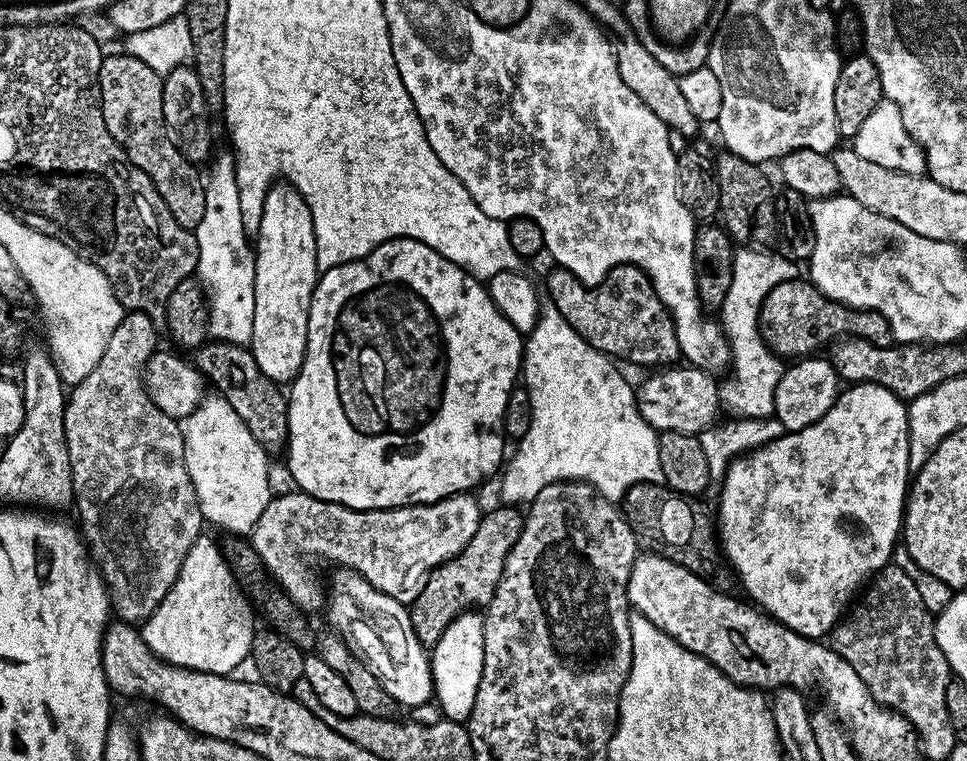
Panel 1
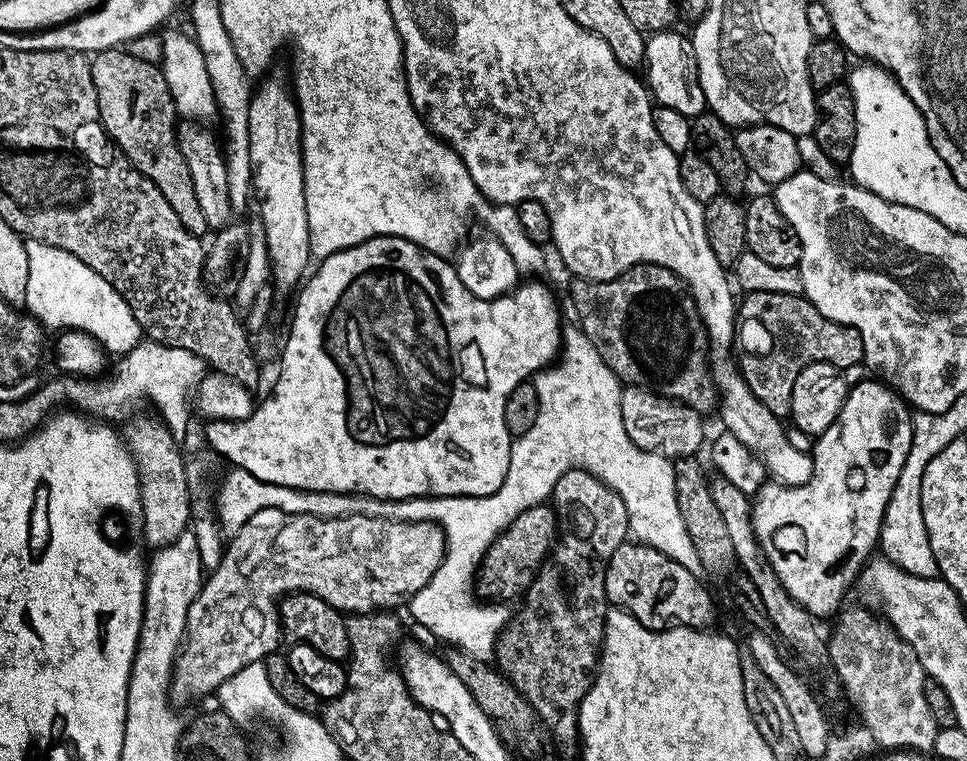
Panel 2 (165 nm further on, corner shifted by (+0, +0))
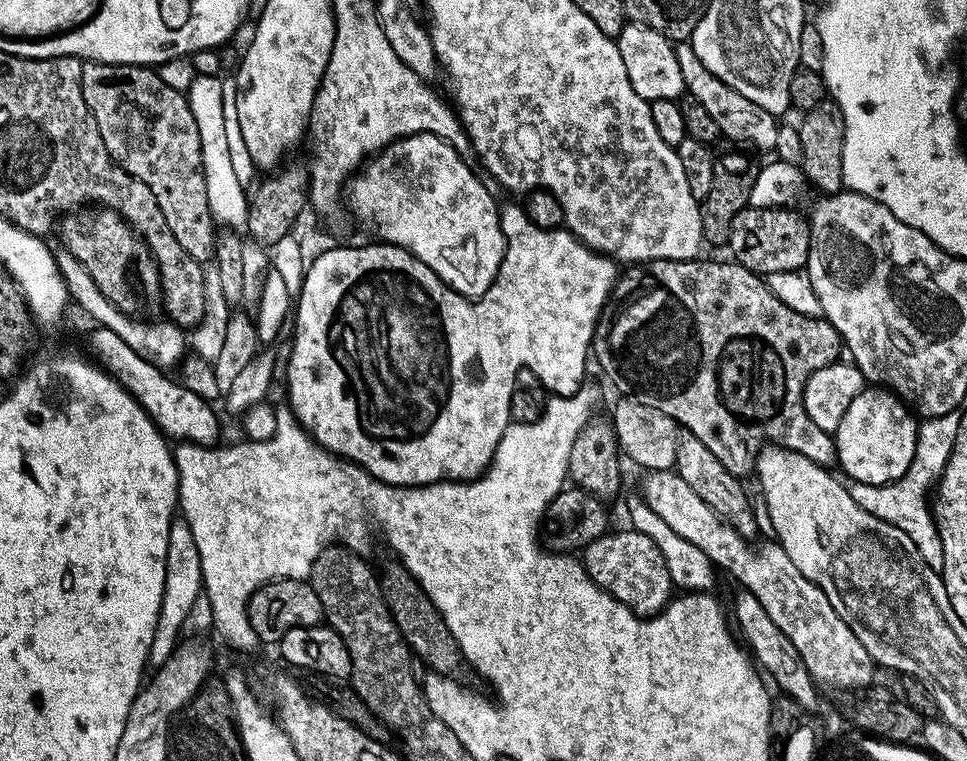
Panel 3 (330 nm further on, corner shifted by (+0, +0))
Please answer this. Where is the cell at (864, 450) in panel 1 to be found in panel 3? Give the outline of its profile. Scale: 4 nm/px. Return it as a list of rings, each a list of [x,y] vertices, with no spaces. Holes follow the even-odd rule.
[[[883,386],[865,387],[864,391],[858,394],[858,398],[854,398],[854,402],[850,402],[850,410],[846,410],[846,414],[842,414],[842,422],[838,422],[838,430],[834,433],[836,458],[839,467],[844,467],[845,474],[843,473],[843,475],[849,481],[857,484],[875,484],[877,486],[891,484],[892,481],[902,478],[902,474],[906,474],[916,453],[917,427],[917,417],[910,411],[909,405],[901,400],[895,392]]]

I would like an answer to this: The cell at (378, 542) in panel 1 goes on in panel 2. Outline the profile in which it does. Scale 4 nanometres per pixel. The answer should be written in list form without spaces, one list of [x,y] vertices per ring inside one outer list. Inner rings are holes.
[[[289,515],[285,520],[288,521],[277,530],[276,537],[272,540],[272,549],[269,552],[267,542],[260,540],[259,523],[261,521],[256,518],[249,520],[244,525],[242,529],[243,535],[233,535],[227,541],[224,557],[218,566],[218,570],[211,572],[204,583],[201,584],[200,592],[194,598],[194,602],[188,611],[186,639],[180,651],[176,654],[176,663],[172,665],[170,677],[170,696],[173,701],[177,700],[178,703],[184,704],[191,696],[204,696],[207,692],[208,695],[215,693],[216,689],[222,686],[222,682],[226,682],[231,676],[238,674],[238,670],[242,670],[242,666],[250,666],[250,662],[261,662],[266,656],[275,653],[281,647],[279,644],[282,644],[278,598],[287,596],[289,592],[313,592],[314,595],[322,597],[327,604],[334,606],[339,612],[345,614],[396,610],[400,603],[401,607],[411,596],[418,594],[418,590],[422,590],[422,586],[426,586],[430,582],[430,578],[434,578],[438,566],[444,561],[444,531],[441,530],[438,524],[432,524],[428,520],[409,524],[406,520],[387,520],[381,516],[336,516],[332,520],[325,520],[323,516],[294,515]]]

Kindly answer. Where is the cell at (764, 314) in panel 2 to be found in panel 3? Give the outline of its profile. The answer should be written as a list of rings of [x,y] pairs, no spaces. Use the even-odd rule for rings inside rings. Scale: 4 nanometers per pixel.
[[[646,260],[631,265],[629,272],[619,273],[616,285],[612,287],[612,293],[600,312],[600,318],[596,322],[596,332],[592,335],[591,351],[594,360],[604,367],[608,380],[621,388],[621,393],[627,394],[641,400],[646,406],[654,406],[654,410],[662,410],[662,414],[671,416],[681,429],[686,430],[687,435],[698,438],[698,442],[704,443],[710,454],[730,470],[738,478],[751,473],[756,466],[756,455],[760,449],[769,444],[788,448],[791,452],[802,454],[810,458],[810,462],[832,466],[837,463],[836,441],[826,430],[818,430],[814,422],[810,422],[810,414],[804,409],[804,387],[806,382],[818,370],[822,370],[828,364],[837,363],[842,356],[842,341],[838,330],[830,321],[820,316],[807,316],[798,314],[798,310],[790,310],[786,302],[774,298],[767,283],[757,273],[751,272],[738,263],[727,262],[723,264],[720,260]]]

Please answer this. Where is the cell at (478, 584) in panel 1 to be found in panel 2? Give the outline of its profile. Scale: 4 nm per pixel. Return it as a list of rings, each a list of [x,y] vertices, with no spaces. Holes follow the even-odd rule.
[[[543,502],[530,510],[522,510],[522,514],[518,514],[514,518],[514,522],[510,522],[510,526],[506,526],[506,530],[501,532],[498,539],[488,547],[488,553],[484,555],[484,563],[480,565],[474,581],[474,588],[479,599],[484,602],[509,602],[508,600],[514,599],[516,595],[517,599],[521,594],[527,592],[529,586],[534,582],[538,570],[548,559],[549,552],[556,547],[557,539],[558,521],[556,510],[551,503]]]

